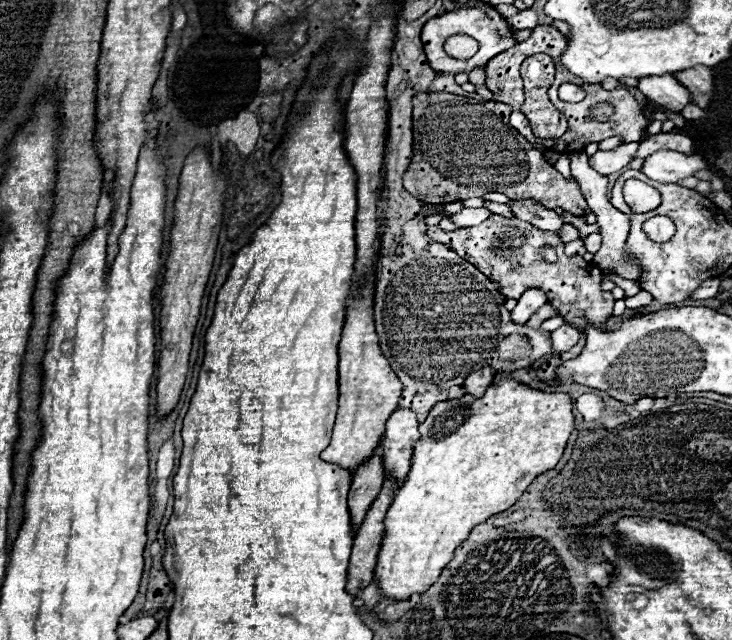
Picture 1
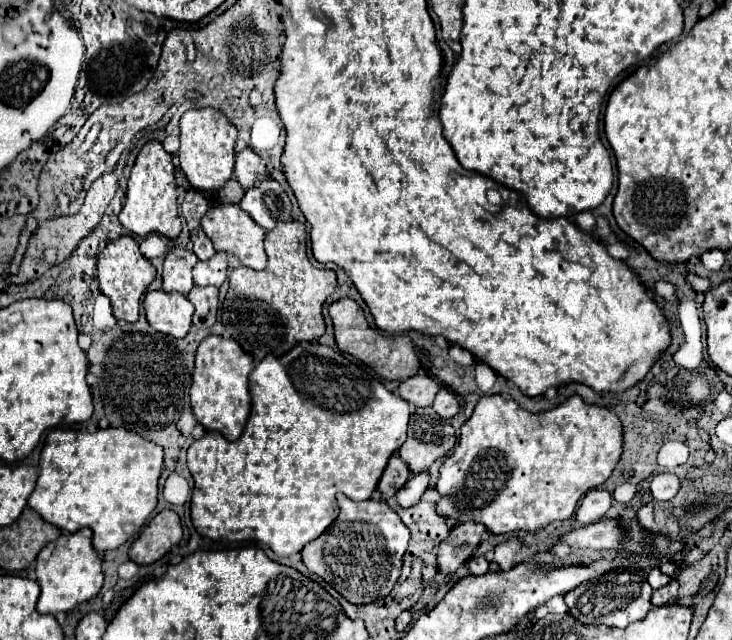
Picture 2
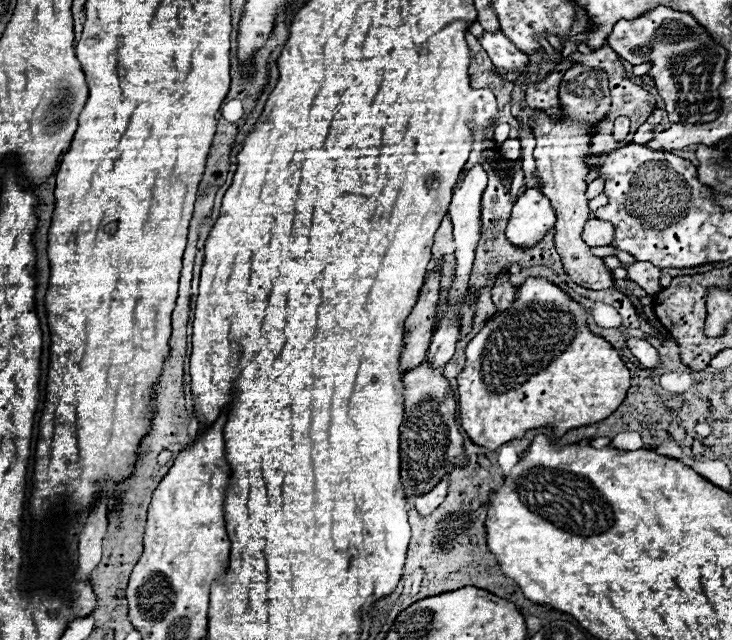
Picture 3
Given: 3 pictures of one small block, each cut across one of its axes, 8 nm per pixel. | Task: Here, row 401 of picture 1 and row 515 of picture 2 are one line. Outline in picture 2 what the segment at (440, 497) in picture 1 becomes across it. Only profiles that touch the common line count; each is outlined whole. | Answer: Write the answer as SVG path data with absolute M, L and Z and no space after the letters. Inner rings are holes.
M490 394L490 396L482 396L474 408L474 414L470 416L470 420L464 422L462 430L460 430L460 440L458 446L452 450L452 454L448 454L440 466L440 478L436 484L436 490L442 494L442 498L438 500L438 512L444 514L446 518L456 518L456 522L482 522L490 532L494 534L508 534L514 530L538 530L554 520L566 520L574 514L578 502L584 498L584 494L592 488L598 488L616 468L618 460L622 454L622 424L620 418L616 416L616 412L598 406L598 404L586 404L578 394L570 396L568 400L560 402L556 408L540 412L540 414L532 414L524 408L520 408L520 404L516 400L506 400L502 394Z

